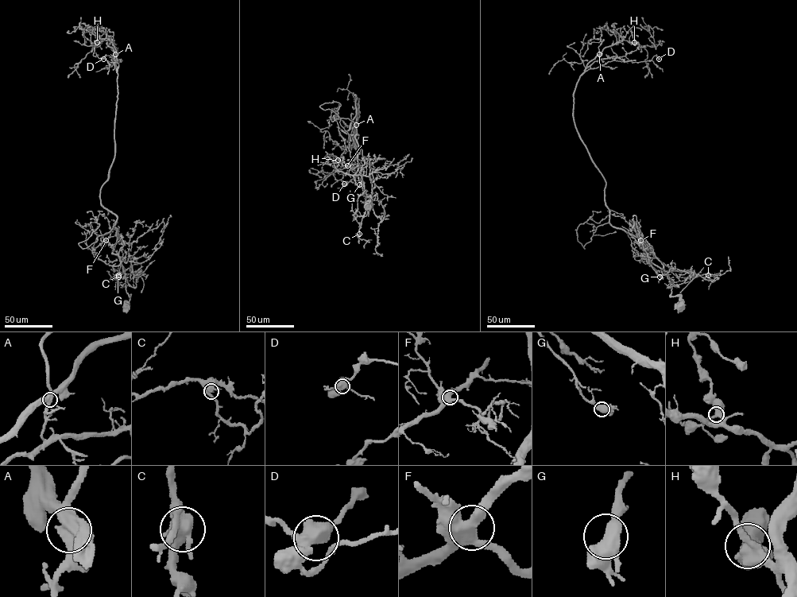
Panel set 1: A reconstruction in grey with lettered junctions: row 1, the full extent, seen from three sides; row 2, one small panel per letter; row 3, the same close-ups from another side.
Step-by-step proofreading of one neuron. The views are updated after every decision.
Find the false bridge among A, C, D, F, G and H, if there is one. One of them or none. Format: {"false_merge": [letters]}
{"false_merge": ["A"]}

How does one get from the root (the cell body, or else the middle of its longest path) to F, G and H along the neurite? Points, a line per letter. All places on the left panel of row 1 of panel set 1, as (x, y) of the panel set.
F: (125, 307), (130, 296), (126, 292), (121, 264), (106, 264), (94, 251), (106, 240)
G: (125, 307), (130, 296), (126, 292), (125, 272), (121, 263), (118, 277)
H: (125, 307), (125, 272), (112, 253), (117, 216), (100, 198), (114, 157), (118, 63), (111, 42), (97, 42)

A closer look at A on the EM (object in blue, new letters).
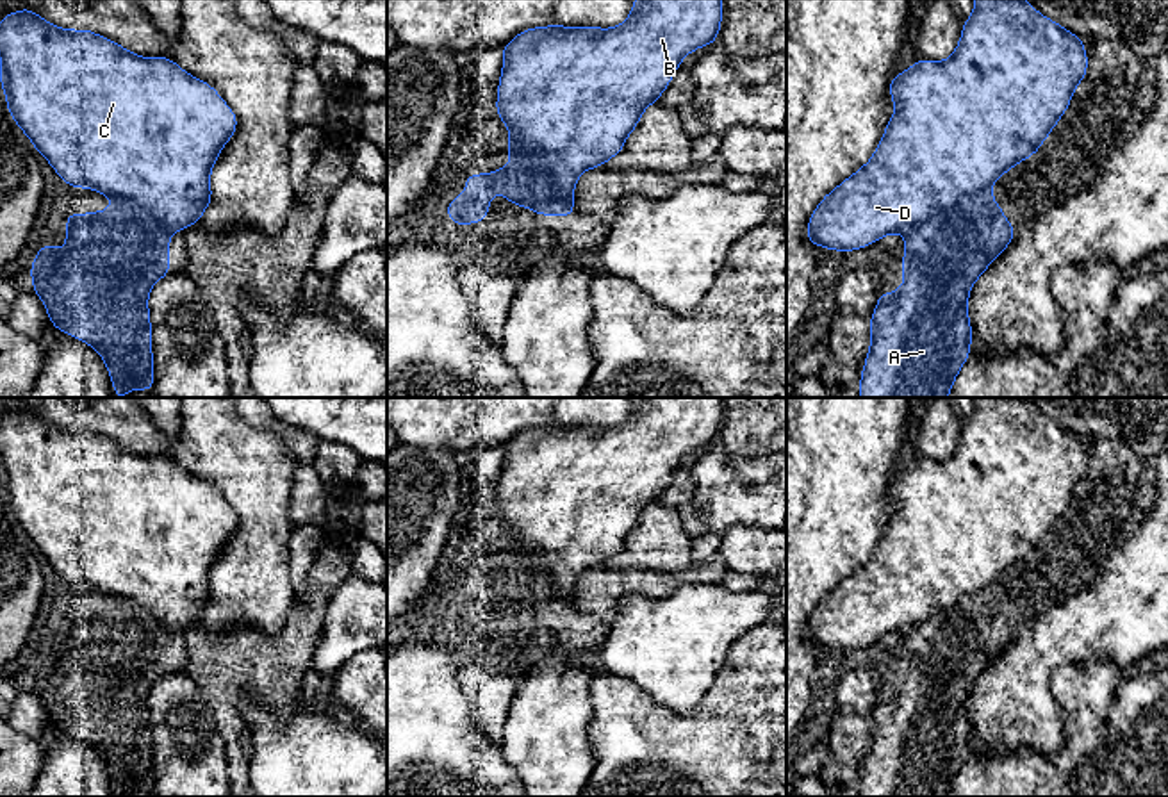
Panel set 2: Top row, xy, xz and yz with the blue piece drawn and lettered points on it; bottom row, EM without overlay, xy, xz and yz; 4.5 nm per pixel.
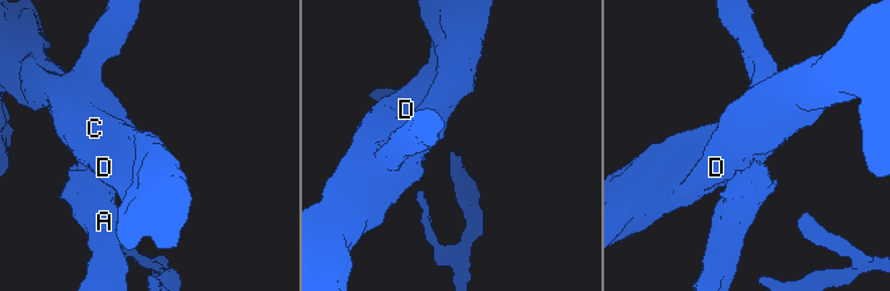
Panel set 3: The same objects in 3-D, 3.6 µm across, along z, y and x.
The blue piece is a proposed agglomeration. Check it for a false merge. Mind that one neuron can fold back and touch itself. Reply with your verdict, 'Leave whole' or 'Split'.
Split

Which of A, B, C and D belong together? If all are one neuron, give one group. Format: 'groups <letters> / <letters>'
groups A / B C D

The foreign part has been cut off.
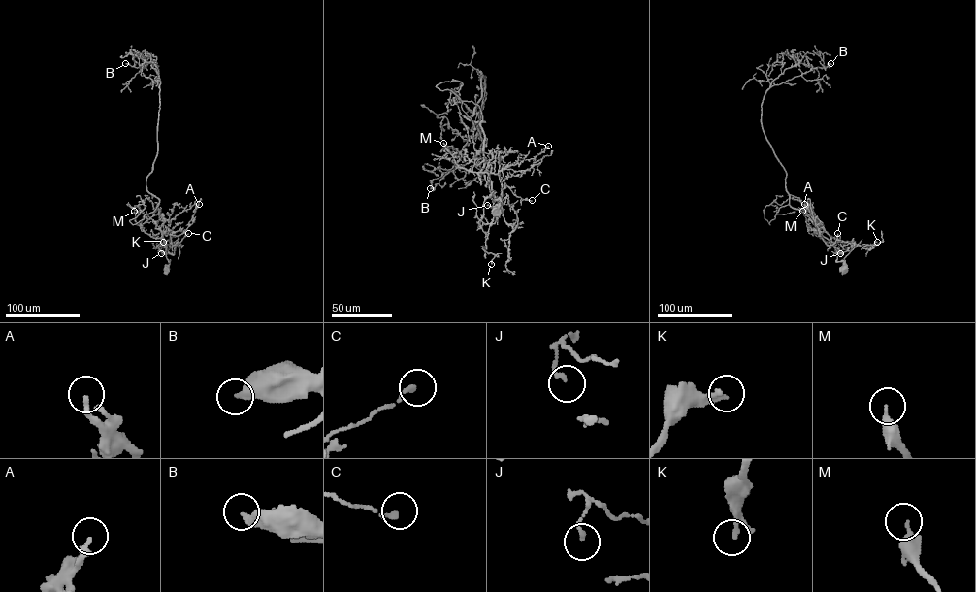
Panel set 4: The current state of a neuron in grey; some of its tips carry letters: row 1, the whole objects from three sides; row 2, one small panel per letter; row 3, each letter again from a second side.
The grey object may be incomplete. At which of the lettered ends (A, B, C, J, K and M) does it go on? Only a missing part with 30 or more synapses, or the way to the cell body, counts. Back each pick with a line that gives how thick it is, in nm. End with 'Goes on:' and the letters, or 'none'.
Goes on: none

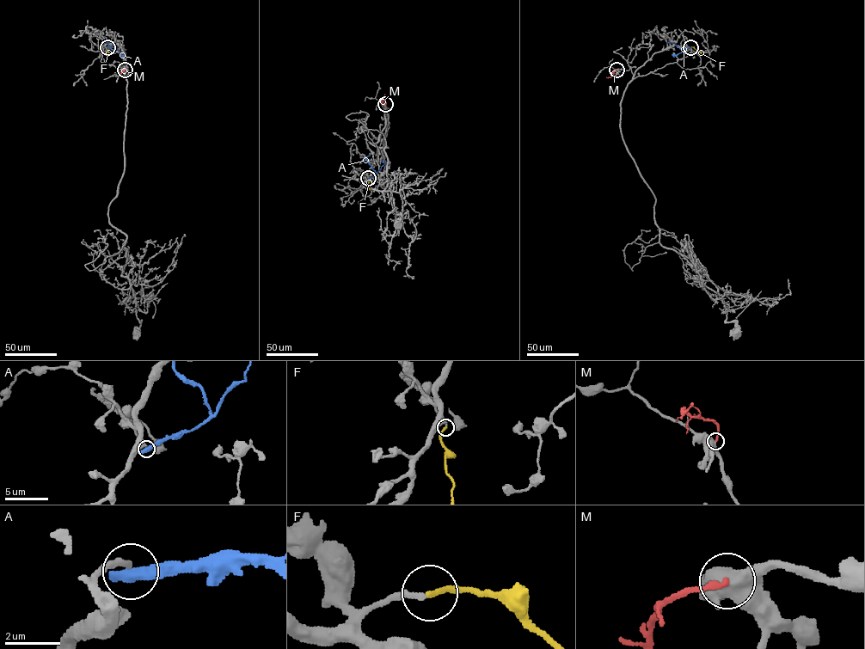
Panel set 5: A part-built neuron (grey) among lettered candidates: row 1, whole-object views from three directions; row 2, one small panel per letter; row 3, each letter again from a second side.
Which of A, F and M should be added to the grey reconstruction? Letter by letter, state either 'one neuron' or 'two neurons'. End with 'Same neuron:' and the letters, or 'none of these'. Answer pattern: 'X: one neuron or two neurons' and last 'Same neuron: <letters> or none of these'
A: two neurons
F: one neuron
M: two neurons
Same neuron: F

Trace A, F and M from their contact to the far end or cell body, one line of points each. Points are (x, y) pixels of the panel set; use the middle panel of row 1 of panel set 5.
A: (368, 178), (376, 174), (365, 159), (370, 155)
F: (368, 178), (371, 189)
M: (385, 104), (382, 101), (384, 94)

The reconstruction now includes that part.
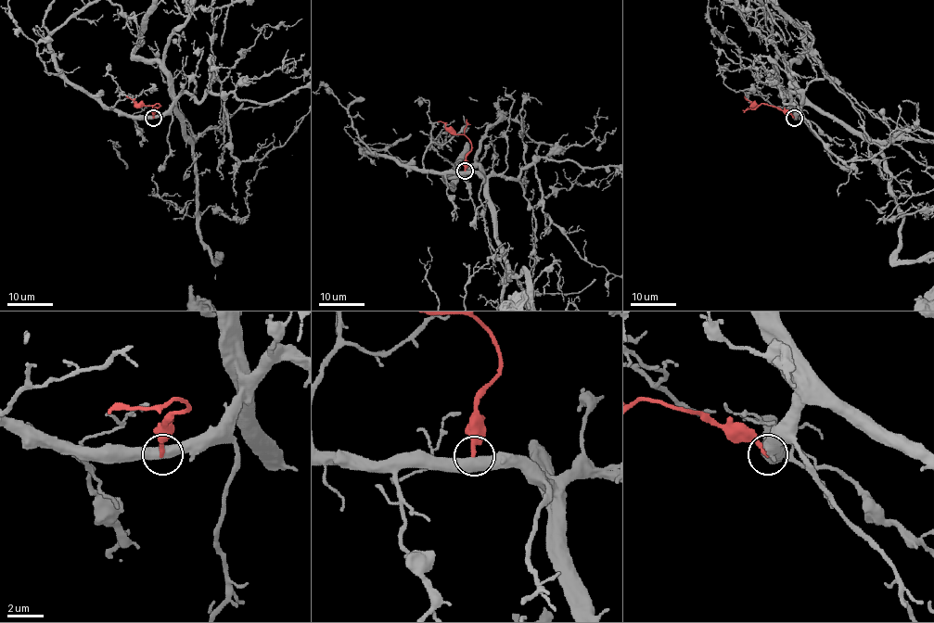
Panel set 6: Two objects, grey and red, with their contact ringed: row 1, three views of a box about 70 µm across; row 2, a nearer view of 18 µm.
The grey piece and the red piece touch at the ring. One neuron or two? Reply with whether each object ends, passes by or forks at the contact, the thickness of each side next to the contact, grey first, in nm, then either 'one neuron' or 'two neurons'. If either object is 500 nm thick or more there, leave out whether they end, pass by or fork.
calibres 550 and 240 nm; two neurons

